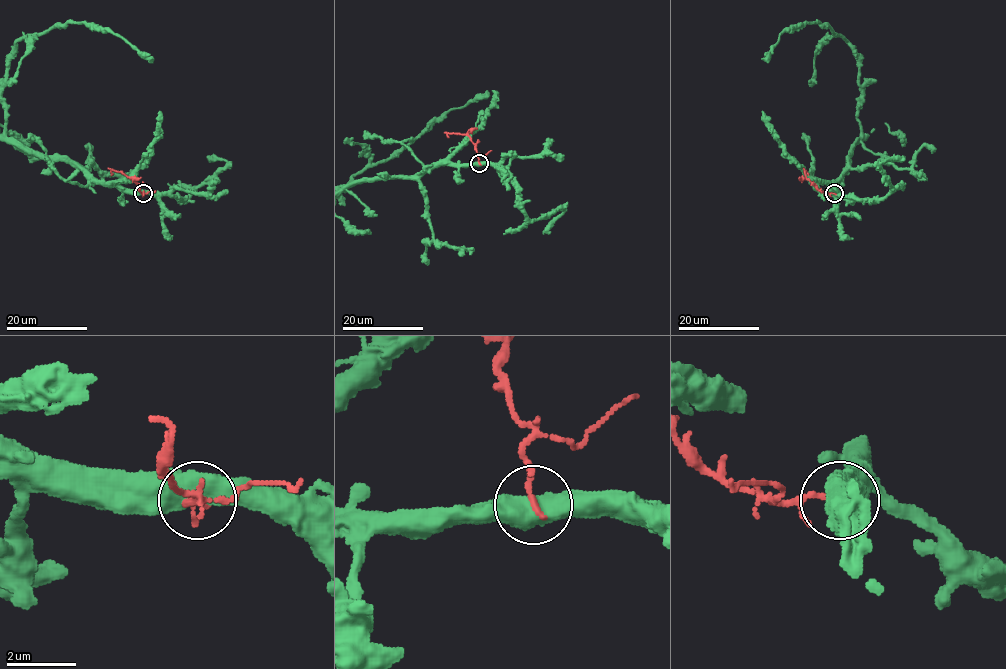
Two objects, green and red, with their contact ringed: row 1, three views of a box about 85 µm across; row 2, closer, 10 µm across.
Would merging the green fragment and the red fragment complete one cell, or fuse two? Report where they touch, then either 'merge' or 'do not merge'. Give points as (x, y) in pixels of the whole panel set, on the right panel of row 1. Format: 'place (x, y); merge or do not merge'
place (834, 193); do not merge

